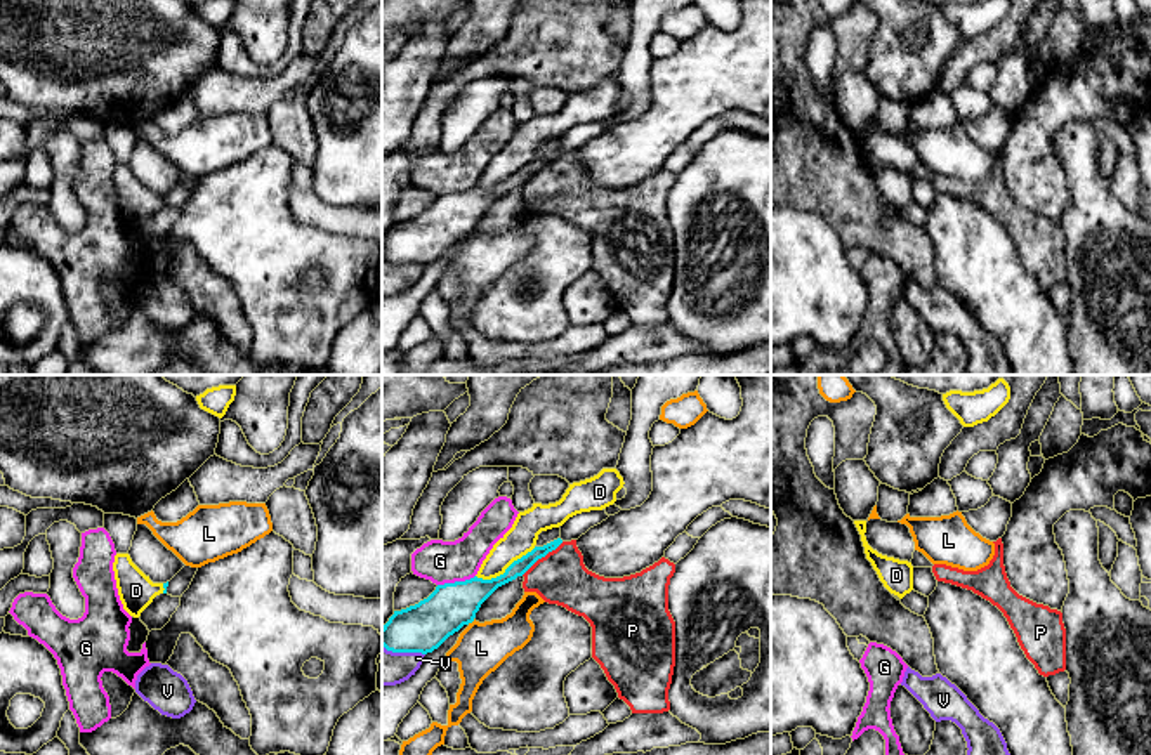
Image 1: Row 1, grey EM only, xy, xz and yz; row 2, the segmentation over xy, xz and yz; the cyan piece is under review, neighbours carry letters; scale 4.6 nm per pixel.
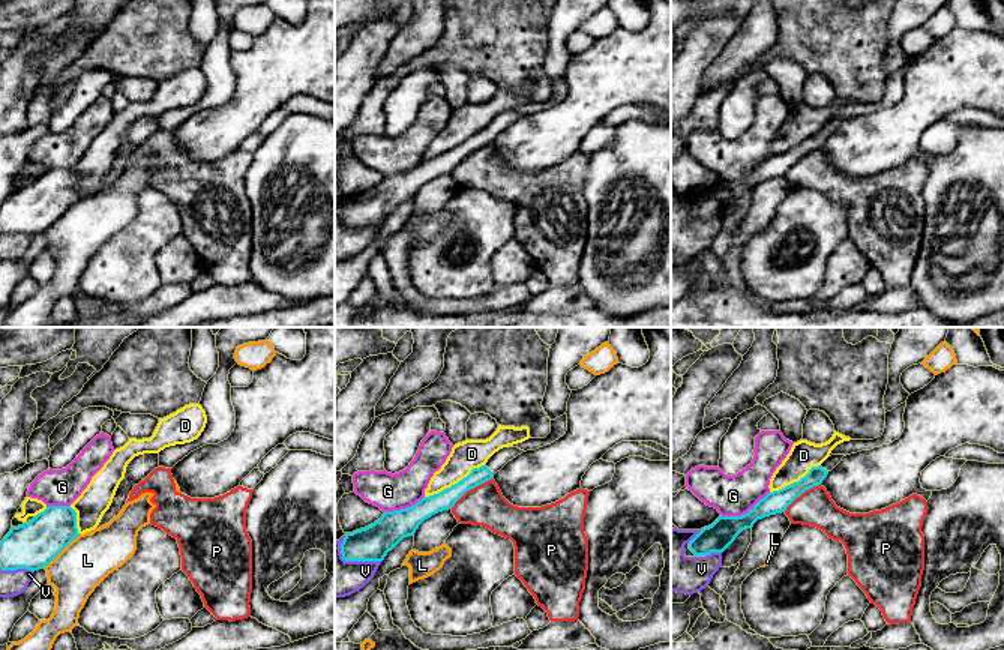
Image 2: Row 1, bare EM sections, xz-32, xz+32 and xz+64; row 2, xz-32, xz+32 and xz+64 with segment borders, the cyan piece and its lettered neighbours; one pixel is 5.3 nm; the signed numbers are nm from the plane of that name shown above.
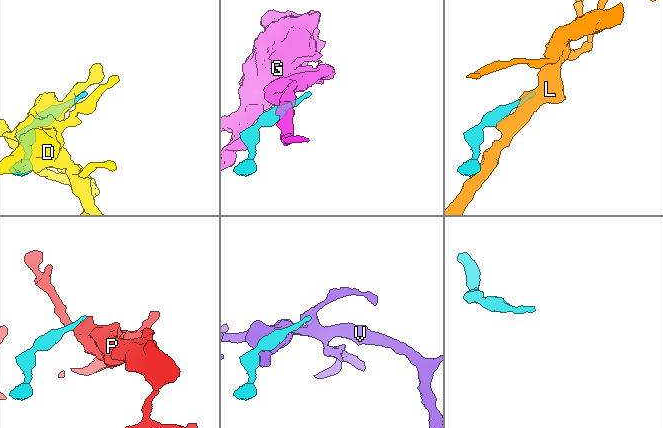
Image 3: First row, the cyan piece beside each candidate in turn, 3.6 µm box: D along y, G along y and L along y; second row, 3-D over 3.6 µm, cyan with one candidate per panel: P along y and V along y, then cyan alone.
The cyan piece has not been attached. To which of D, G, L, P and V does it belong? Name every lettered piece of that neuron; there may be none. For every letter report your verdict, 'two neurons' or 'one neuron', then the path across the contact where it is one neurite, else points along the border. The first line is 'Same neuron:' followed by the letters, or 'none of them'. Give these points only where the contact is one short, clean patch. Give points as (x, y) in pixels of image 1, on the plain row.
Same neuron: none of them
D: two neurons
G: two neurons | along xz (474, 186), (438, 196)
L: two neurons
P: two neurons | along xz (563, 153), (539, 169), (521, 186)
V: two neurons

